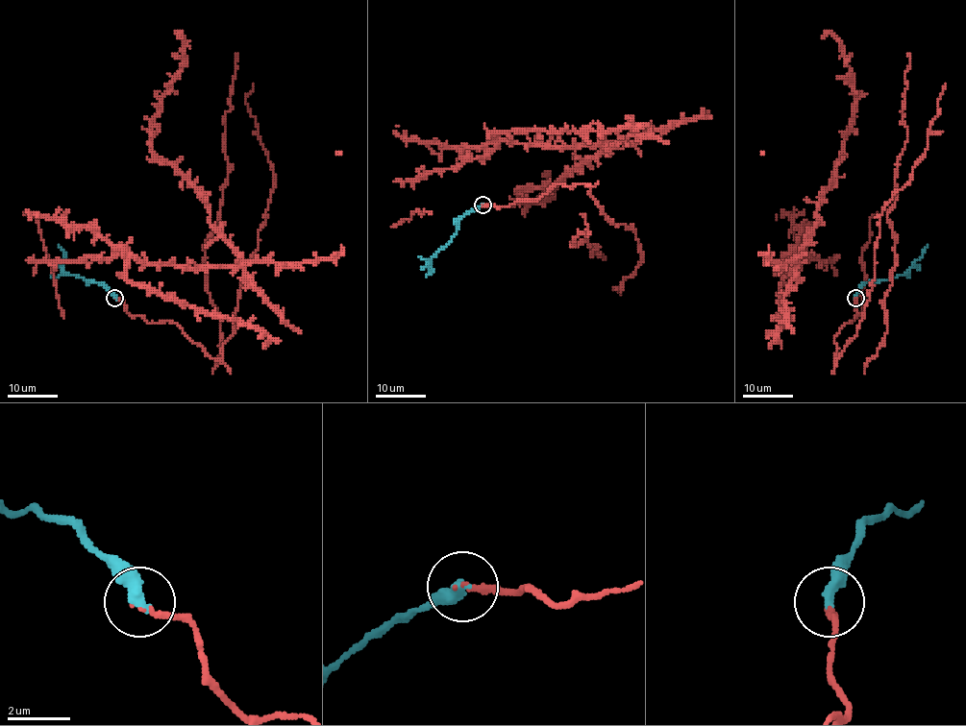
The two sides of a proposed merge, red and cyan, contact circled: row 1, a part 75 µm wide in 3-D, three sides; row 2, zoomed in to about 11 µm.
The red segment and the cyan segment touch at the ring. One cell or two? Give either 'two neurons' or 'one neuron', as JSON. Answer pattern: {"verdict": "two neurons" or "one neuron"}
{"verdict": "one neuron"}

